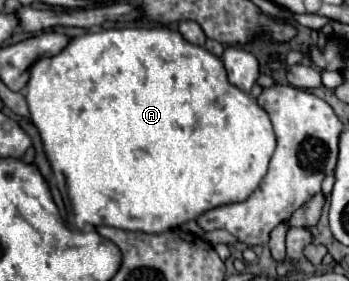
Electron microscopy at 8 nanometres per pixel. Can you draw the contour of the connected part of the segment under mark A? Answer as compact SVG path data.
M135 25L135 27L91 31L81 37L71 39L71 43L59 55L39 59L31 67L31 79L27 83L27 103L29 103L31 121L39 129L47 159L51 163L57 187L62 194L66 222L77 229L83 229L85 225L93 225L93 227L109 225L109 227L129 229L129 231L163 233L163 231L179 227L185 221L197 219L201 213L209 209L245 201L265 177L267 165L277 145L269 115L257 105L253 97L249 97L245 91L237 89L235 85L227 81L227 73L225 73L221 59L199 45L187 43L179 31L171 31L167 27Z

